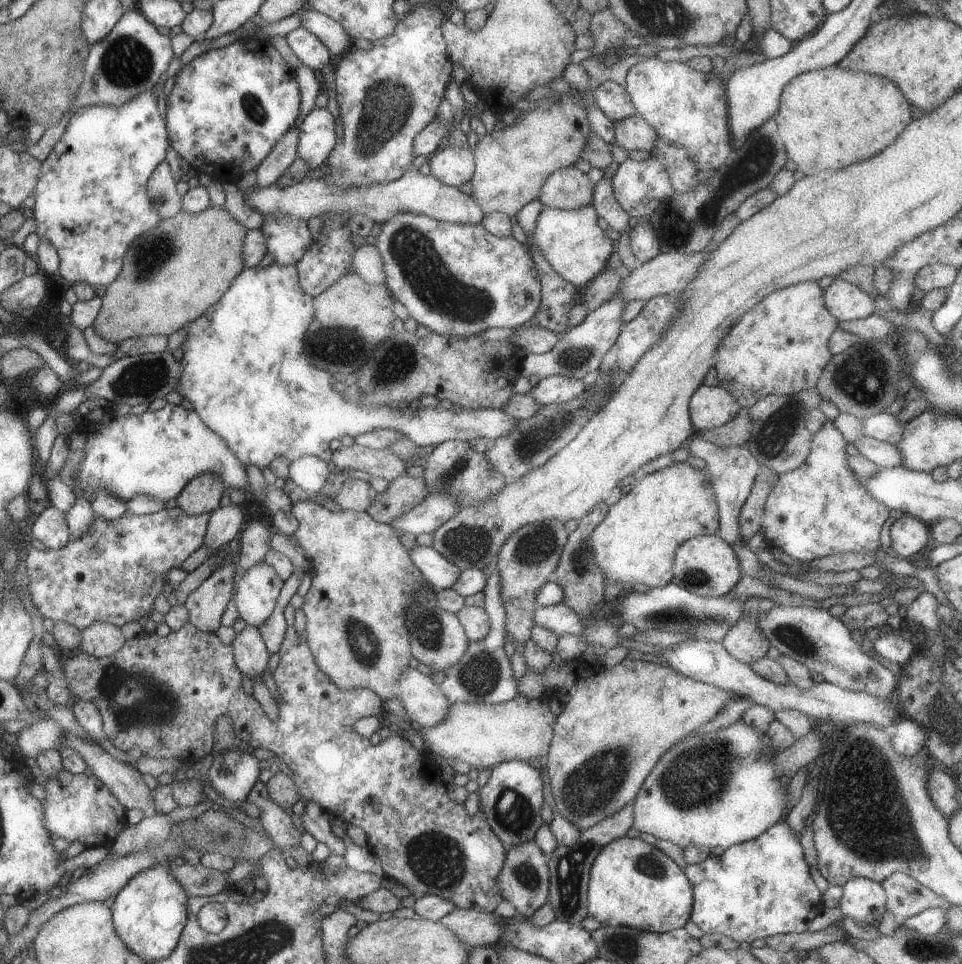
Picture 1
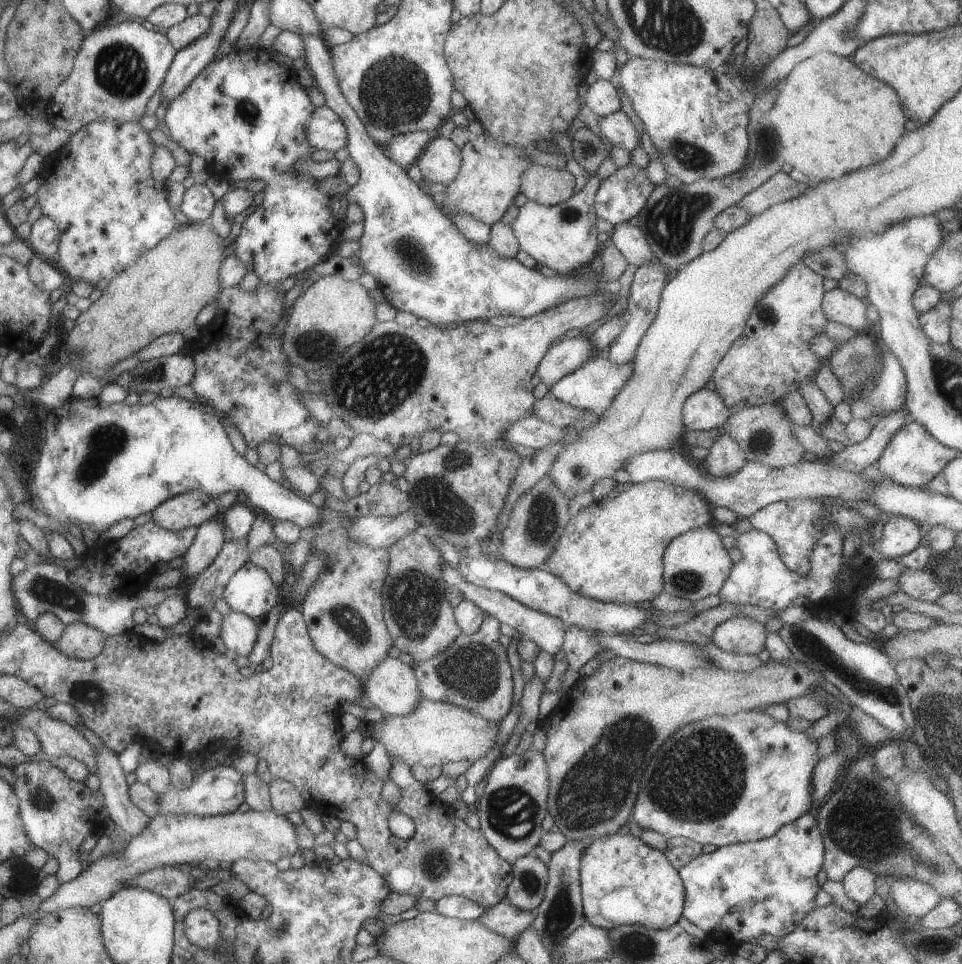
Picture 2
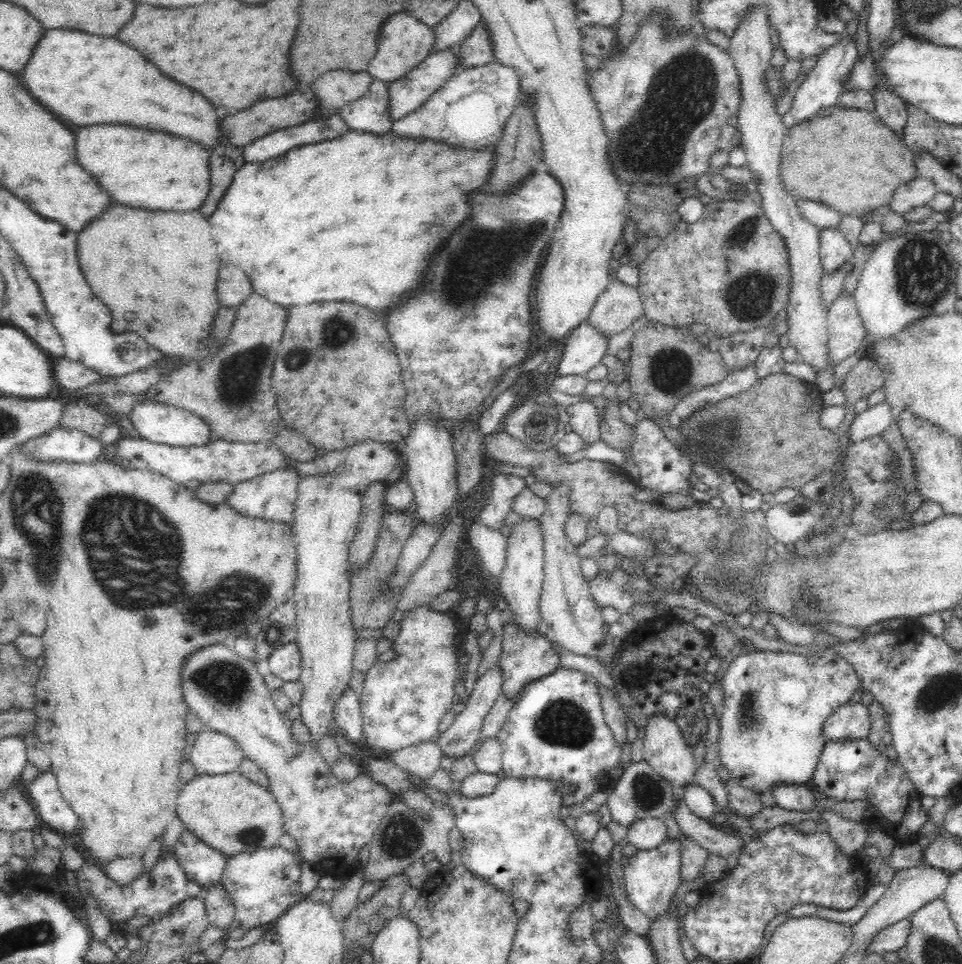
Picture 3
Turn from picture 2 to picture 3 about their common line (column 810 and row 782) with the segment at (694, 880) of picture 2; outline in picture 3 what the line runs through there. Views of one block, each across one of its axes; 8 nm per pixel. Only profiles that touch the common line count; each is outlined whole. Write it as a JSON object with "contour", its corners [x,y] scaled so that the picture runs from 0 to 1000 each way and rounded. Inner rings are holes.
{"contour":[[[901,766],[865,768],[857,772],[843,807],[843,816],[848,823],[871,831],[903,830],[901,837],[909,836],[916,842],[913,848],[919,848],[921,856],[918,857],[932,874],[952,872],[955,859],[966,851],[964,841],[957,835],[957,824],[946,811],[935,789],[927,791]]]}

